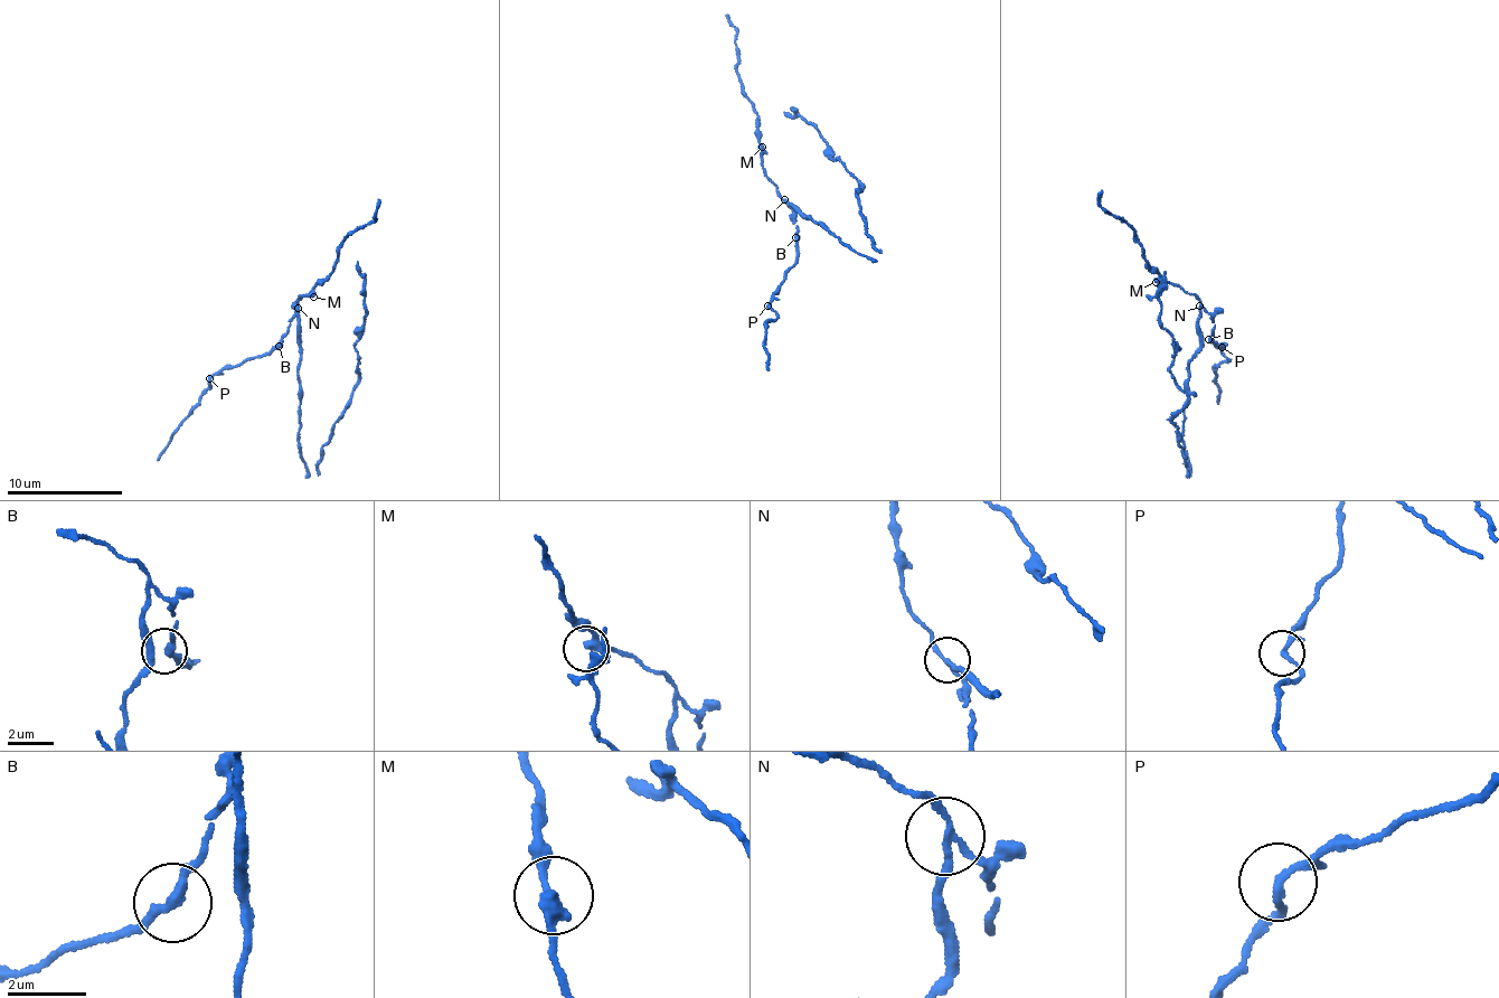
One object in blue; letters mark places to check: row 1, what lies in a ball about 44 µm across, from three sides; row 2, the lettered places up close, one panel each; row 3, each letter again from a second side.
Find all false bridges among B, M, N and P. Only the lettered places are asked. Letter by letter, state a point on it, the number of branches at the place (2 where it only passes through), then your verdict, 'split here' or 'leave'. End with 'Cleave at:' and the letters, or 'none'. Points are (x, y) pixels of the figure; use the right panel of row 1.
B: at (1208, 339); 2 branches meet; leave
M: at (1156, 282); 2 branches meet; leave
N: at (1199, 306); 3 branches meet; split here
P: at (1222, 347); 3 branches meet; leave
Cleave at: N

